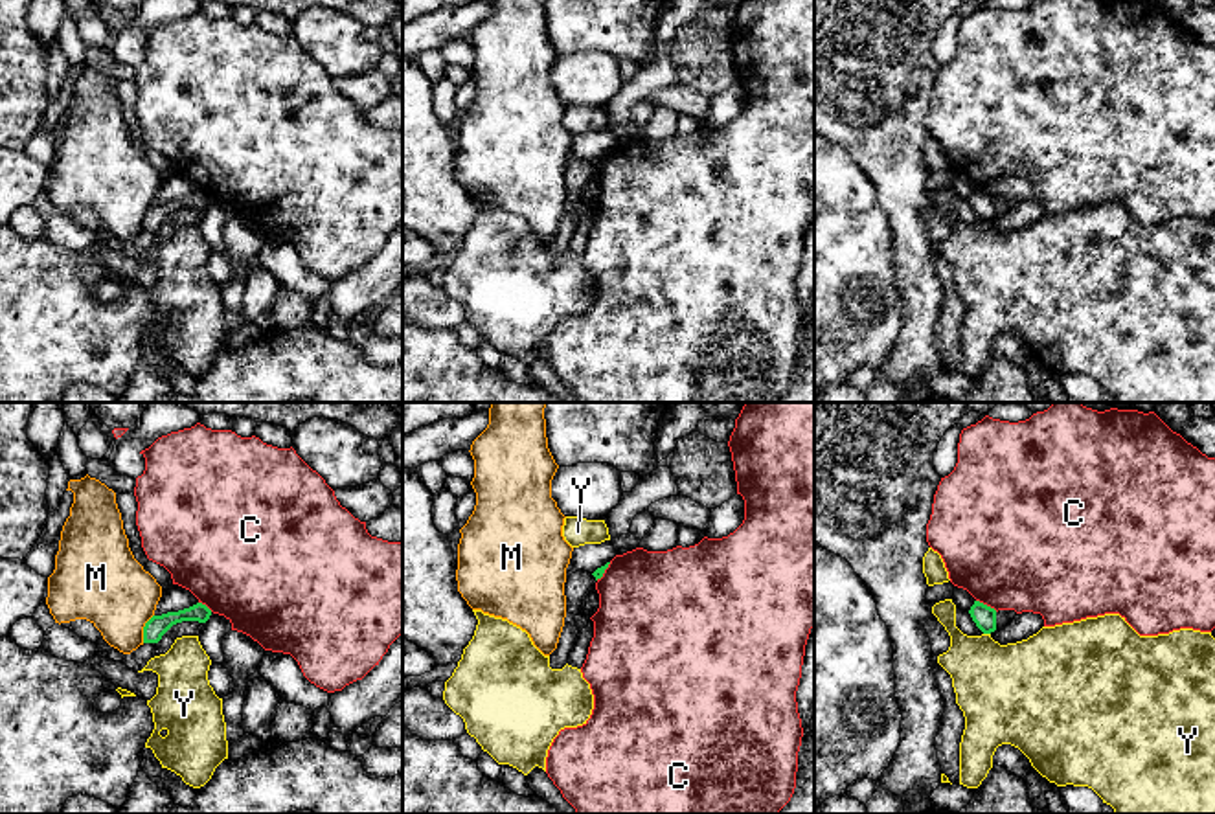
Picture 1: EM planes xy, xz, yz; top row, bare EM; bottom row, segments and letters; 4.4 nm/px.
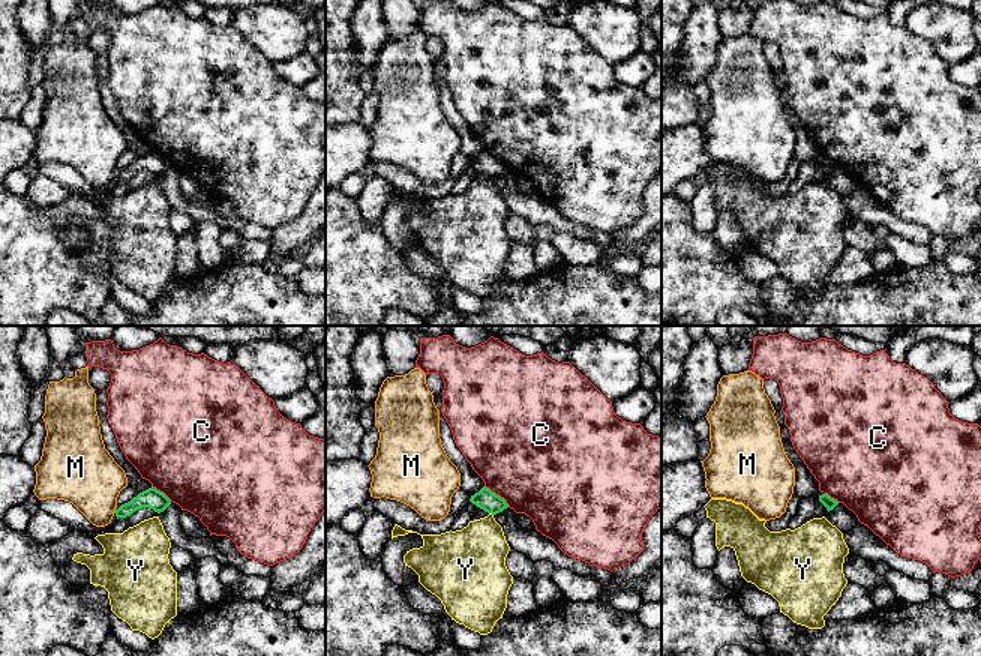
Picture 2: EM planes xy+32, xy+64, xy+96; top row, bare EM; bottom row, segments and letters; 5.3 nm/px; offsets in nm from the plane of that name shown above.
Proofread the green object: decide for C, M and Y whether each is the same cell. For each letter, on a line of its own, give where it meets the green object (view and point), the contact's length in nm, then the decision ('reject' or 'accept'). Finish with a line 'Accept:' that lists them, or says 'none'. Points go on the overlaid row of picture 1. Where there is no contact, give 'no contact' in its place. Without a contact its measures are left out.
C: contact yz (986, 605); length 110 nm; reject
M: contact xy (144, 629); length 140 nm; reject
Y: contact yz (987, 633); length 30 nm; reject
Accept: none

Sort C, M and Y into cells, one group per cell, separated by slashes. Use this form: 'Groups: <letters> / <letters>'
Groups: C / M / Y

